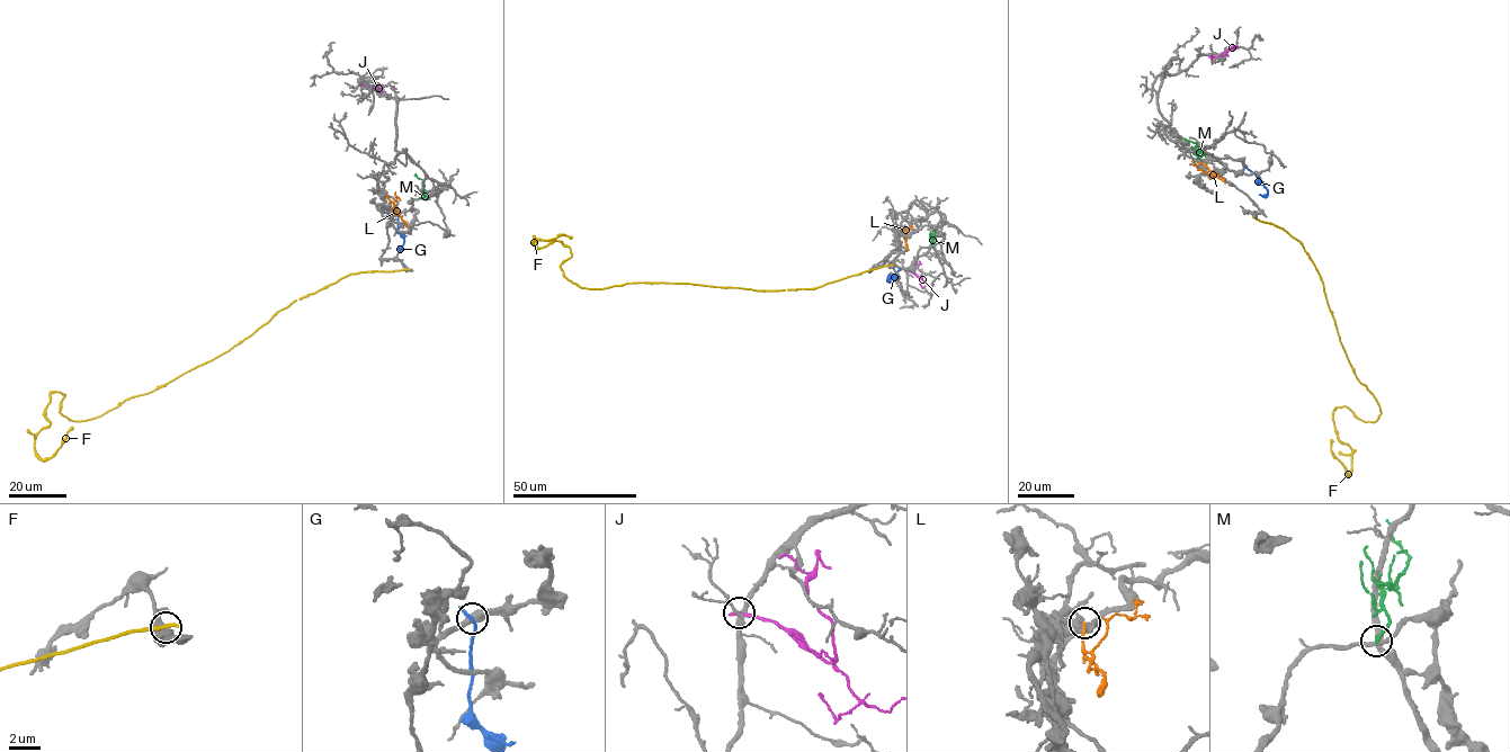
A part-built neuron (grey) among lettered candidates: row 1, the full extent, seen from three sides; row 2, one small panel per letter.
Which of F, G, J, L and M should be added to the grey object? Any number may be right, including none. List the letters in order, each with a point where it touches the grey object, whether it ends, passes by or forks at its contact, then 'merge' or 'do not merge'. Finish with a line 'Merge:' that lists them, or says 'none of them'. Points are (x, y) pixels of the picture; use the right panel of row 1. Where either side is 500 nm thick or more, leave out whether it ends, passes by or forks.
F: contact (1253, 217); do not merge
G: contact (1244, 166); do not merge
J: contact (1222, 55); it ends; do not merge
L: contact (1198, 162); it ends; merge
M: contact (1211, 154); it ends; do not merge
Merge: L

